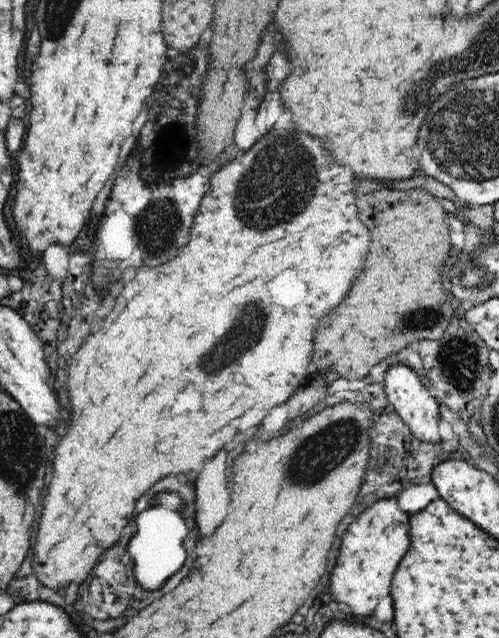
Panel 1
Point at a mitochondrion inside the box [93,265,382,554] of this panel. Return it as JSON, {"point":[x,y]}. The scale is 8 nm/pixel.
{"point":[314,460]}

